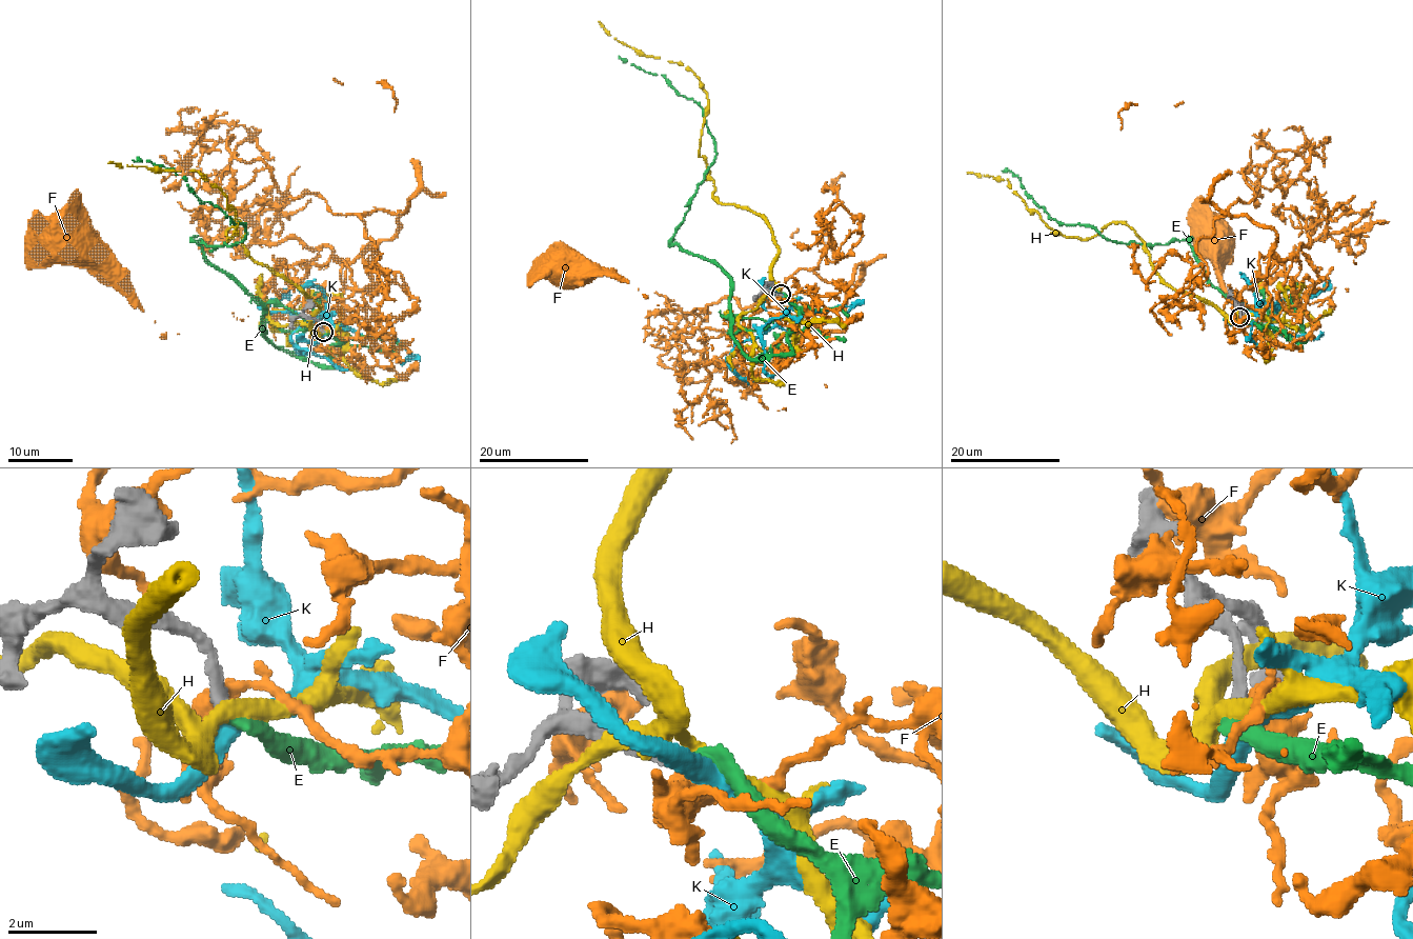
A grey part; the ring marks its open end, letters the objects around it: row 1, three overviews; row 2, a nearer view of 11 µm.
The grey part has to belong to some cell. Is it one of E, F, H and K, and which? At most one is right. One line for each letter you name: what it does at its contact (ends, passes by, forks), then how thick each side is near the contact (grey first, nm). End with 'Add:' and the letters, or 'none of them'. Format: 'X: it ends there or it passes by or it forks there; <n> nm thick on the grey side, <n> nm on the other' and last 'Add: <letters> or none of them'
E: it ends there; 300 nm thick on the grey side, 340 nm on the other
Add: E

